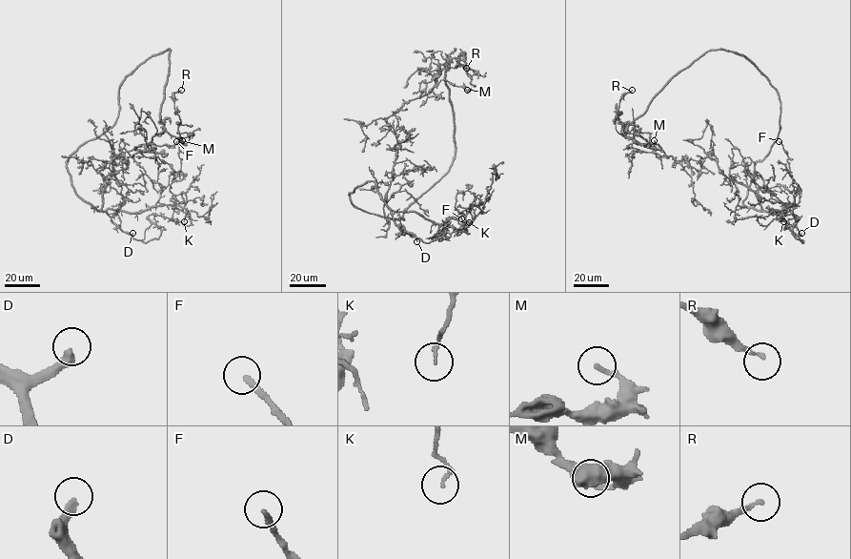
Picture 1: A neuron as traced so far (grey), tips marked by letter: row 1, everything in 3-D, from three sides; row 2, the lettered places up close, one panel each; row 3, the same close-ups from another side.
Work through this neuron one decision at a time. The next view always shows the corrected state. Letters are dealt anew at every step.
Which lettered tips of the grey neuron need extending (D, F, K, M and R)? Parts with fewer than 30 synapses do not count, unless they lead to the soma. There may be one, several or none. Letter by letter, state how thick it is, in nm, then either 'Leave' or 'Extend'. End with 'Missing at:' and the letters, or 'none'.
D: Thickness 340 nm. Extend
F: Thickness 200 nm. Extend
K: Thickness 140 nm. Leave
M: Thickness 180 nm. Leave
R: Thickness 150 nm. Leave
Missing at: D, F

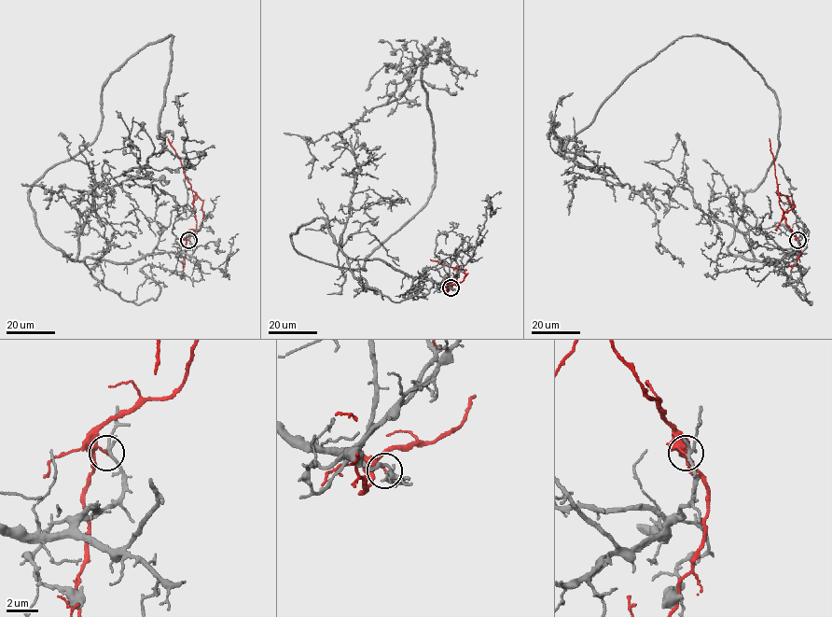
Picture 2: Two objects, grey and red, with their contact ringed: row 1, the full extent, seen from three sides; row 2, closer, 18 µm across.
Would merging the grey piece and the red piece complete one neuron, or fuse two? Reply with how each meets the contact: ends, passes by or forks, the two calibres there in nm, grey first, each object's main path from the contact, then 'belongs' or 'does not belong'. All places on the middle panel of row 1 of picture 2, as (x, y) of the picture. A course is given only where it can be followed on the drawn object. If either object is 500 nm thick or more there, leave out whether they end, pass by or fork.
grey forks there; red ends there; 160 nm thick on the grey side, 120 nm on the other; grey runs (450, 287), (349, 258), (322, 217), (291, 243), (365, 270), (425, 203), (424, 56), (354, 125), (360, 173); red runs (450, 287), (451, 284), (464, 280), (465, 270), (430, 259); does not belong

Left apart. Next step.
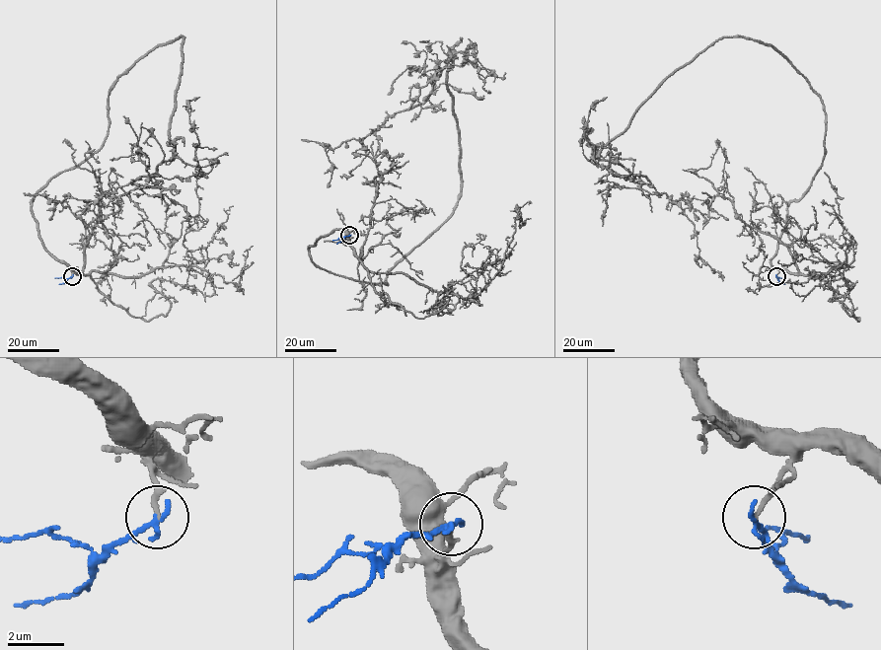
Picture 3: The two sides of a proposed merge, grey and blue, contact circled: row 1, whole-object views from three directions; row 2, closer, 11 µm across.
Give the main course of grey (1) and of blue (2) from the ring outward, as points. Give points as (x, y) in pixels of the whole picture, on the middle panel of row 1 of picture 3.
1: (349, 235), (309, 257), (387, 284), (453, 211), (450, 58), (376, 131), (382, 181)
2: (349, 235), (332, 241)

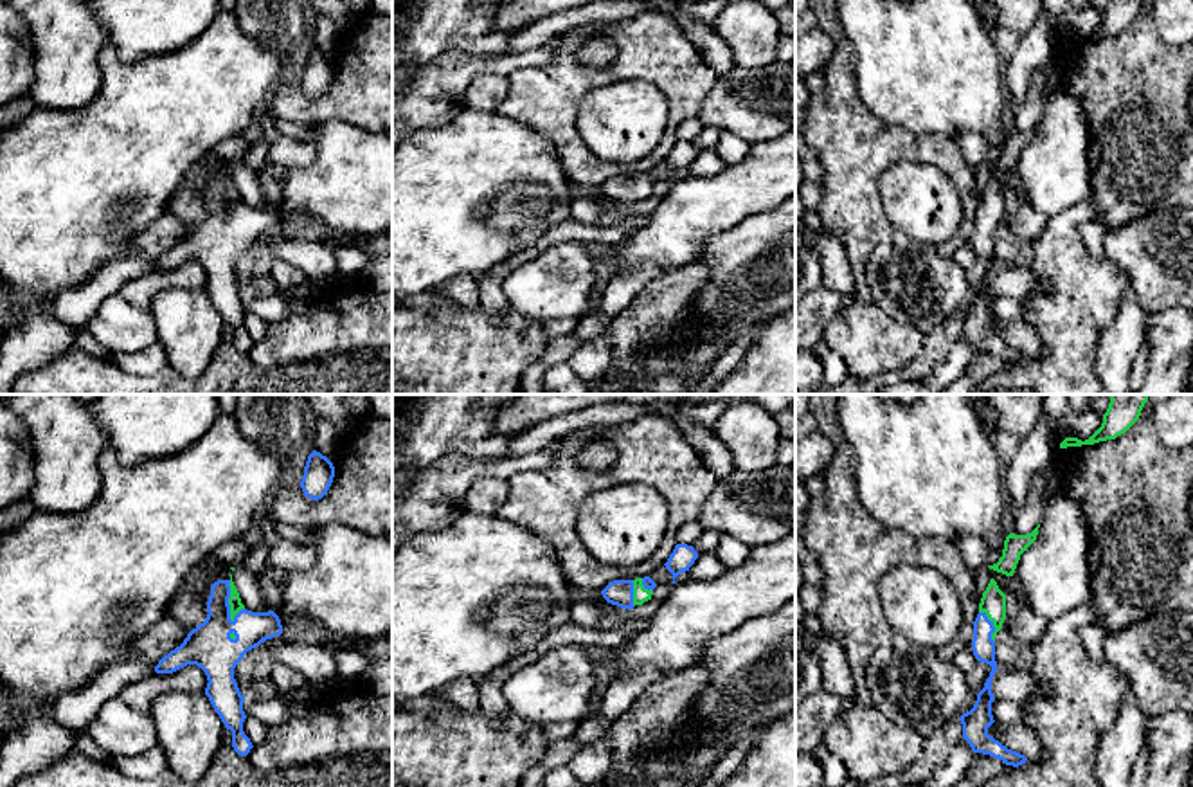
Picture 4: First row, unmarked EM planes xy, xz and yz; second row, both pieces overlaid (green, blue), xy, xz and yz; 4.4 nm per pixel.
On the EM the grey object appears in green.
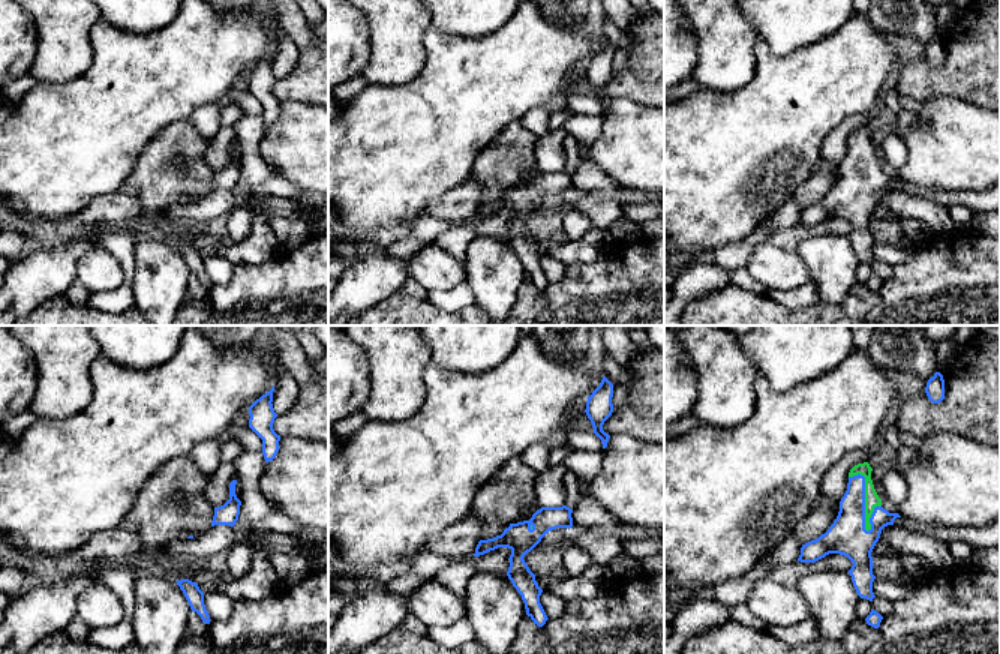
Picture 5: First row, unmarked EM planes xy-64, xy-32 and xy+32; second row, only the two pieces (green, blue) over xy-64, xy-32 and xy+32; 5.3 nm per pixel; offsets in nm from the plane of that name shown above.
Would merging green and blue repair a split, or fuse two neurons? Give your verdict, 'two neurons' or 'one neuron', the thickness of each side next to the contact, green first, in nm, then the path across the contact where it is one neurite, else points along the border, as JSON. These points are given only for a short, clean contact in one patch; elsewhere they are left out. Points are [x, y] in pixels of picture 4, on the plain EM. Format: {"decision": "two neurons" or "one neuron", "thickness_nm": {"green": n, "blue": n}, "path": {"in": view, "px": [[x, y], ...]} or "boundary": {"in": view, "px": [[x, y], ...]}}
{"decision": "one neuron", "thickness_nm": {"green": 60, "blue": 200}, "path": {"in": "xy", "px": [[234, 197], [229, 199], [227, 224], [209, 242]]}}

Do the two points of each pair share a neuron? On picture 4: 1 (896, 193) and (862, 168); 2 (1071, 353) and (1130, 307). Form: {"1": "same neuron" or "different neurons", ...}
{"1": "different neurons", "2": "different neurons"}

